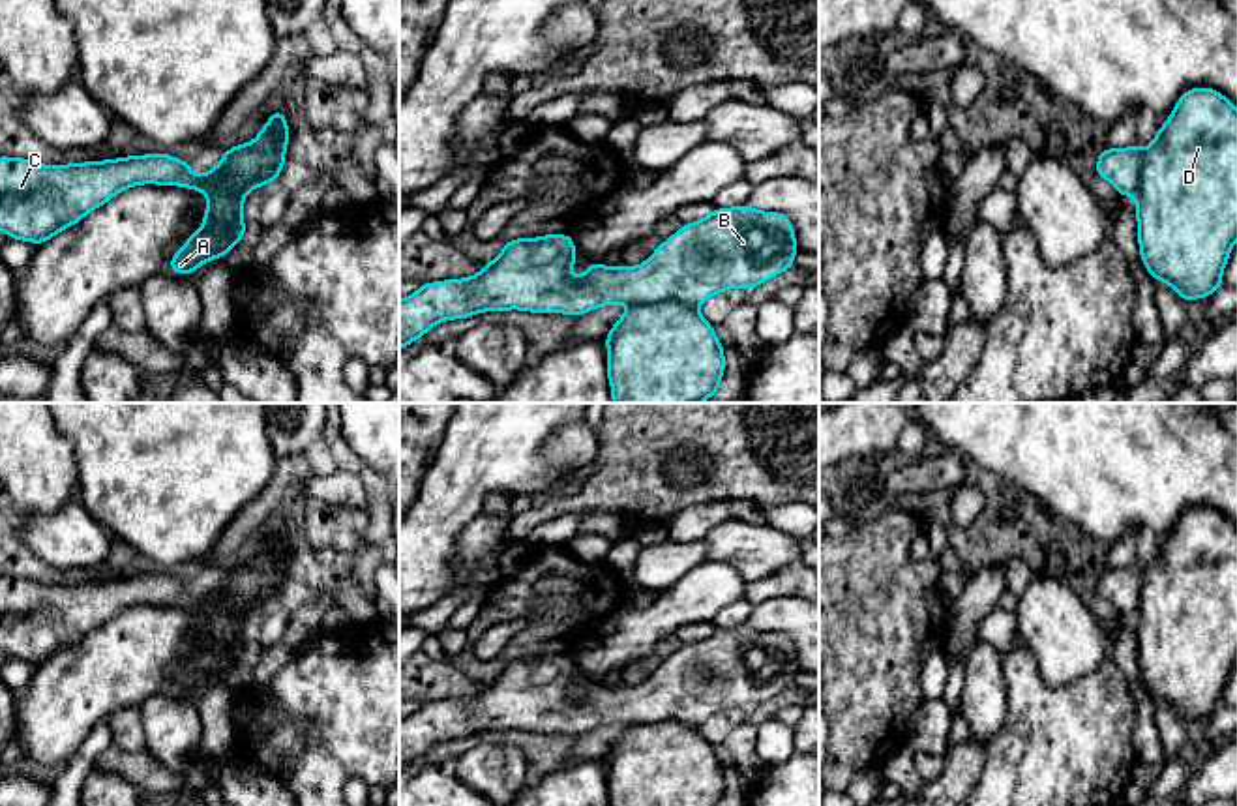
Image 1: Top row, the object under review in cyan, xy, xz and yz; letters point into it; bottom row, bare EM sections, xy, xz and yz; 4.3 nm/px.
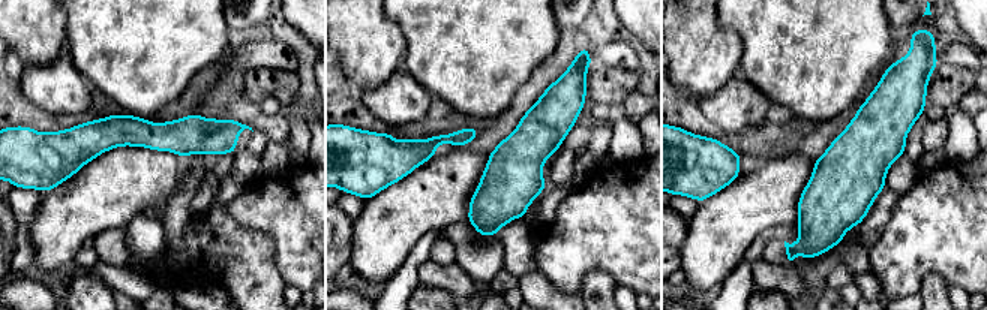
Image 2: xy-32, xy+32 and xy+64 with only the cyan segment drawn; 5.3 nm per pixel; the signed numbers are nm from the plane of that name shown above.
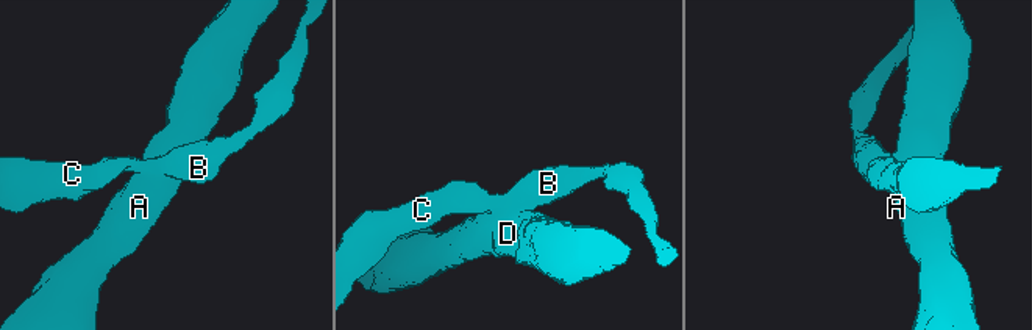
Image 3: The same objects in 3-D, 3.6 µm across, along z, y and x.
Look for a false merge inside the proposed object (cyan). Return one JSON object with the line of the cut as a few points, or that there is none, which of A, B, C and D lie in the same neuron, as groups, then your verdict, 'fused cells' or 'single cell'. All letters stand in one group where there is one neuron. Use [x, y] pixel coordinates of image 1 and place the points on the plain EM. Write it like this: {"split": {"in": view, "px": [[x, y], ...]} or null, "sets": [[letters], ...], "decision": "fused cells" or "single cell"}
{"split": {"in": "xz", "px": [[630, 724], [685, 722], [696, 728]]}, "sets": [["A", "D"], ["B", "C"]], "decision": "fused cells"}

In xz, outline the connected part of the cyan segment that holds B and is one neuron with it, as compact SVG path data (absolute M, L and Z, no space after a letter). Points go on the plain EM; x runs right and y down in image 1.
M748 624L714 628L708 635L695 643L682 643L682 647L665 662L662 662L639 686L605 686L589 682L585 694L577 699L570 695L570 690L579 677L572 654L545 654L536 658L506 660L506 665L500 669L500 673L491 682L482 684L482 690L476 695L424 703L416 712L399 720L399 770L425 755L439 742L470 739L472 735L484 731L519 729L530 733L562 733L577 737L611 724L641 725L678 722L699 727L714 714L723 714L735 707L752 710L759 703L793 688L797 669L798 665L795 658L795 647L785 634L761 632Z

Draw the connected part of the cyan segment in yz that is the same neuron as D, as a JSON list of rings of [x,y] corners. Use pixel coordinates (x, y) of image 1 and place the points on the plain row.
[[[1188,508],[1155,560],[1141,570],[1140,607],[1136,613],[1140,677],[1155,701],[1168,703],[1186,720],[1215,714],[1237,660],[1237,529],[1215,508]]]

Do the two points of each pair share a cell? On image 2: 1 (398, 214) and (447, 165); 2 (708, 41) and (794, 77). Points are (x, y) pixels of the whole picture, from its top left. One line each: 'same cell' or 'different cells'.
1: same cell
2: different cells

